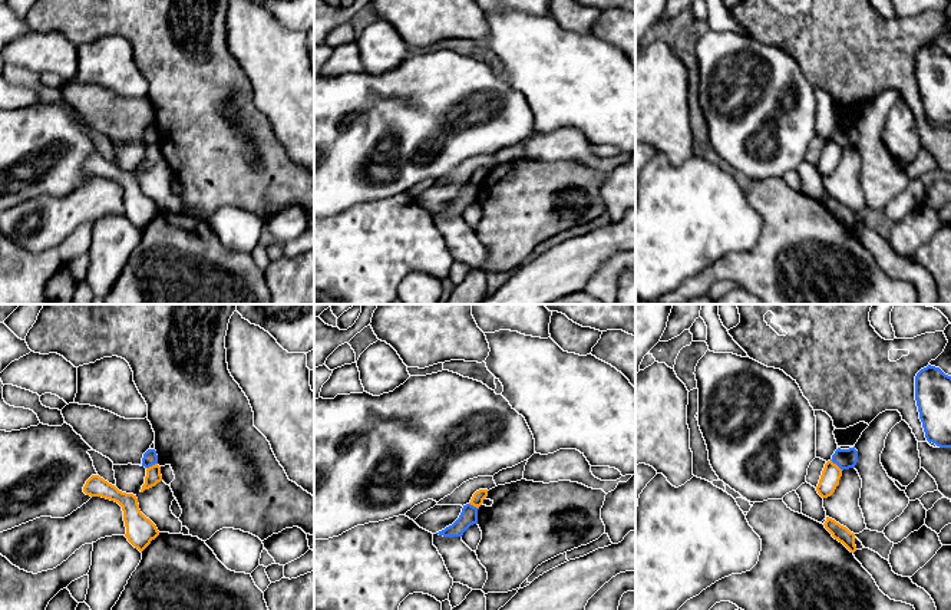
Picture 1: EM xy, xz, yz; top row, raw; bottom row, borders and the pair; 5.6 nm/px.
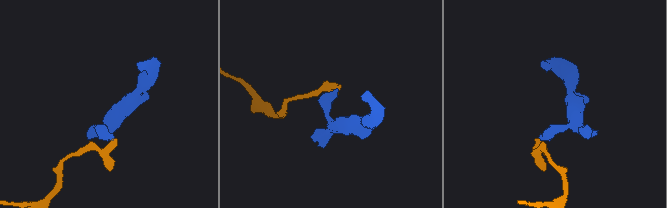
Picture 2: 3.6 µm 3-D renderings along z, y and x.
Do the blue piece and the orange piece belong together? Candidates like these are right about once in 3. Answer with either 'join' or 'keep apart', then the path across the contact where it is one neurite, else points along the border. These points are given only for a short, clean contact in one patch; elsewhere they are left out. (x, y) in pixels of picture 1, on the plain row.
keep apart | along yz (831, 138), (842, 148)

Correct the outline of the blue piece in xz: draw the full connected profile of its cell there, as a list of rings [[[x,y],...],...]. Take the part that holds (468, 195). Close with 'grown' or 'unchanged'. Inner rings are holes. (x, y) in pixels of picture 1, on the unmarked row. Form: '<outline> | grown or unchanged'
[[[470,182],[463,184],[459,197],[452,204],[436,212],[443,215],[462,215],[470,204],[478,202],[478,188],[479,187]]] | unchanged

